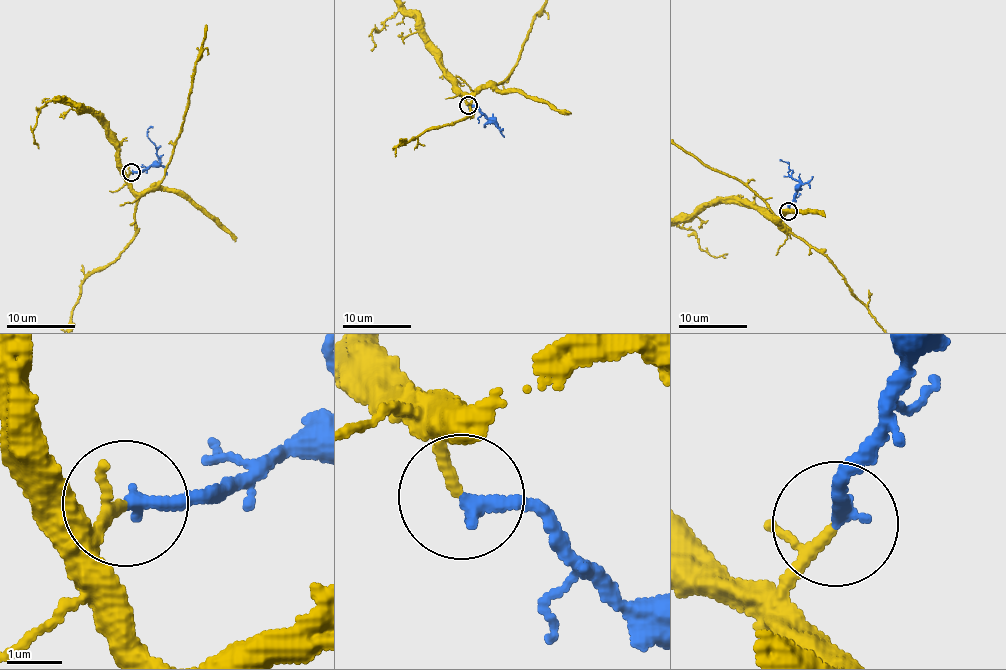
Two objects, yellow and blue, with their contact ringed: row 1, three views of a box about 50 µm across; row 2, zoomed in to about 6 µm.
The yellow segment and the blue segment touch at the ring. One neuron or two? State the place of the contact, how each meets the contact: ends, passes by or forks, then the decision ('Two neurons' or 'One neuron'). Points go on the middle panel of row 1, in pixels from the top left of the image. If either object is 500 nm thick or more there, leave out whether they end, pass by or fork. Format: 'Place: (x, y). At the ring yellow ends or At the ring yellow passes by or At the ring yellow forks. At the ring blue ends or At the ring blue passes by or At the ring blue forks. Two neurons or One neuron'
Place: (468, 105). At the ring yellow passes by. At the ring blue ends. One neuron

